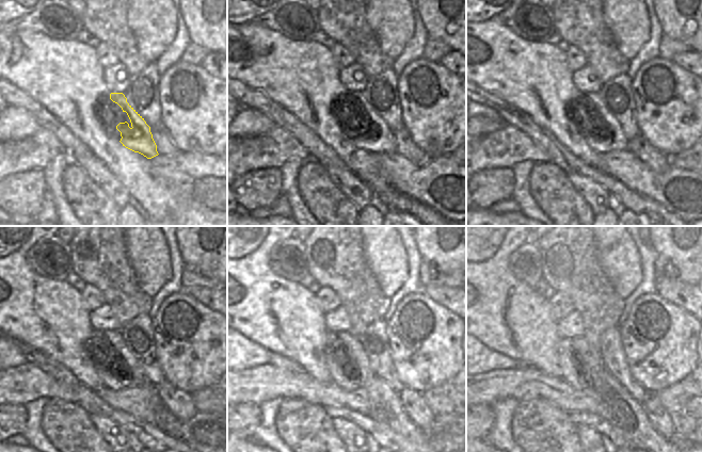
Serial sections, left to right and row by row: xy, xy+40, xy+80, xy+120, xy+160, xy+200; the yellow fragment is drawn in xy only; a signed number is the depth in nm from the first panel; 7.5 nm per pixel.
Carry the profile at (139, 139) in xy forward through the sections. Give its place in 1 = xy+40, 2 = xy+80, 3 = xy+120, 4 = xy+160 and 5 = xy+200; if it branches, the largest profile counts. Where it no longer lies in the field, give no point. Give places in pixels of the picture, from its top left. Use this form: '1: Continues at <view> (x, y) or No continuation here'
1: Continues at xy+40 (381, 141)
2: Continues at xy+80 (576, 111)
3: Continues at xy+120 (97, 349)
4: Continues at xy+160 (336, 351)
5: Continues at xy+200 (574, 370).

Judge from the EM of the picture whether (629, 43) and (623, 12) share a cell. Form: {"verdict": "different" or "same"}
{"verdict": "same"}

